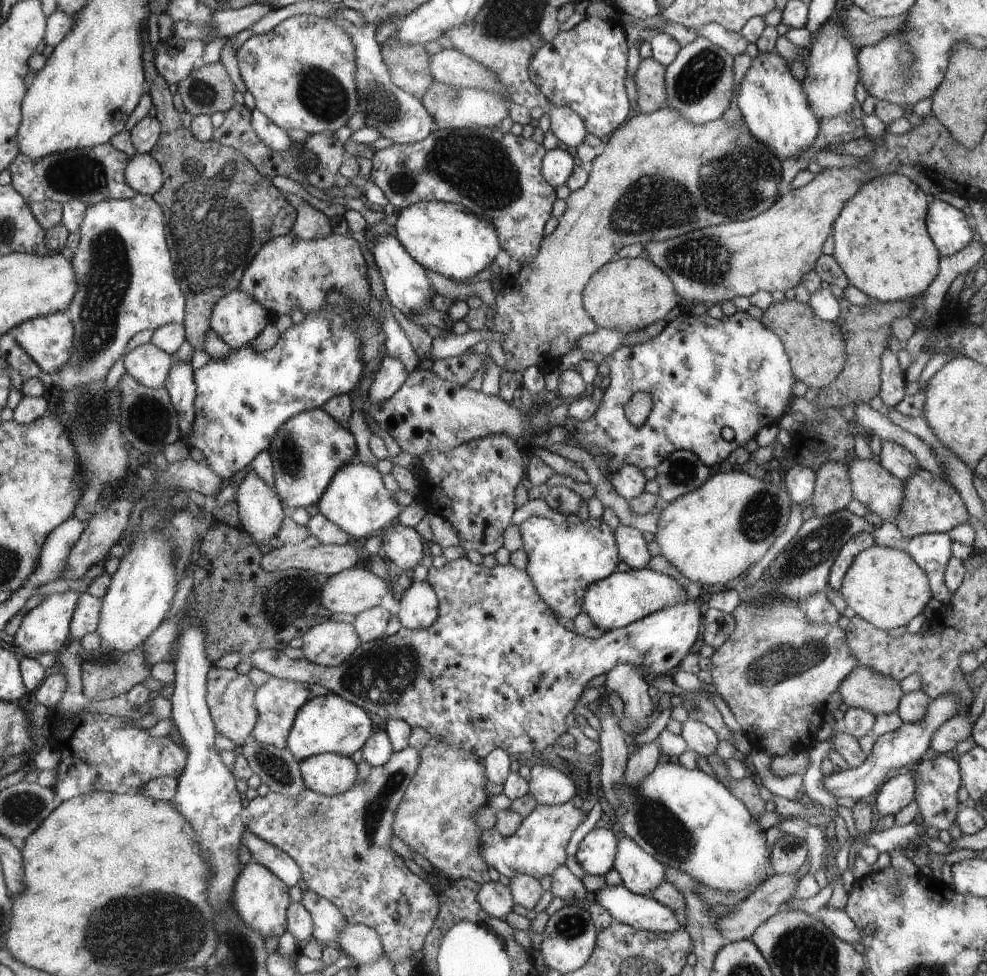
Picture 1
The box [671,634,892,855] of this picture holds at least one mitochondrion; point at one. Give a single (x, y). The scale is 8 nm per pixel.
(767, 671)

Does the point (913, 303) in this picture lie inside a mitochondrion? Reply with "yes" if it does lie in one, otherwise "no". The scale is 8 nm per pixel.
no

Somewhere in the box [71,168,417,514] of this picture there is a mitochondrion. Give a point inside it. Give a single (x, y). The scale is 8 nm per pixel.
(109, 274)

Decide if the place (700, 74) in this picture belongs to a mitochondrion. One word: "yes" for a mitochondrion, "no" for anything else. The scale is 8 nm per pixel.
yes

